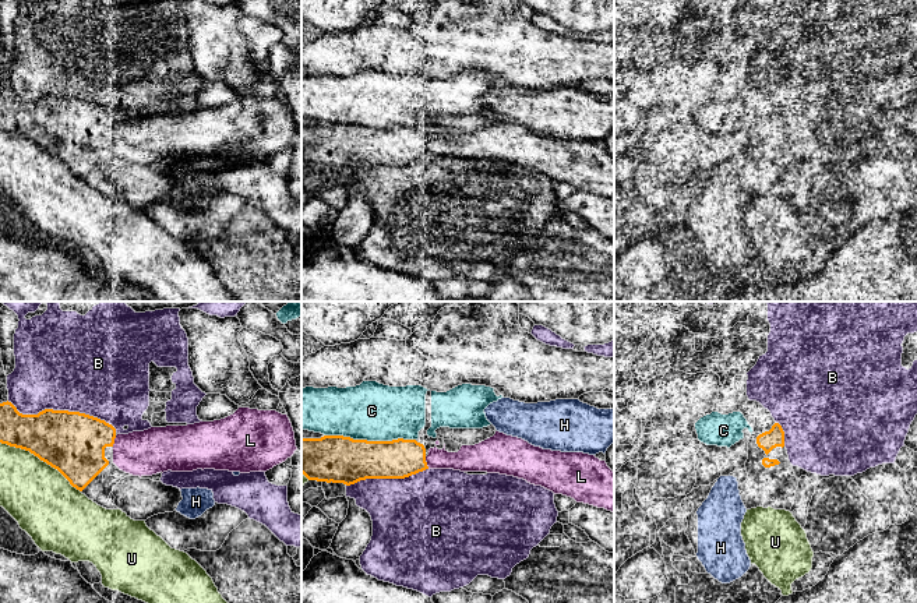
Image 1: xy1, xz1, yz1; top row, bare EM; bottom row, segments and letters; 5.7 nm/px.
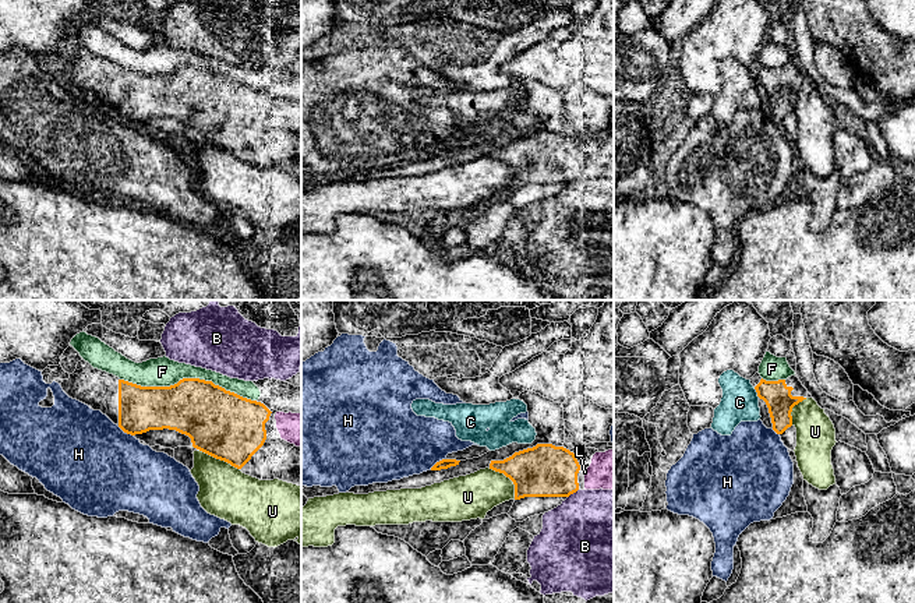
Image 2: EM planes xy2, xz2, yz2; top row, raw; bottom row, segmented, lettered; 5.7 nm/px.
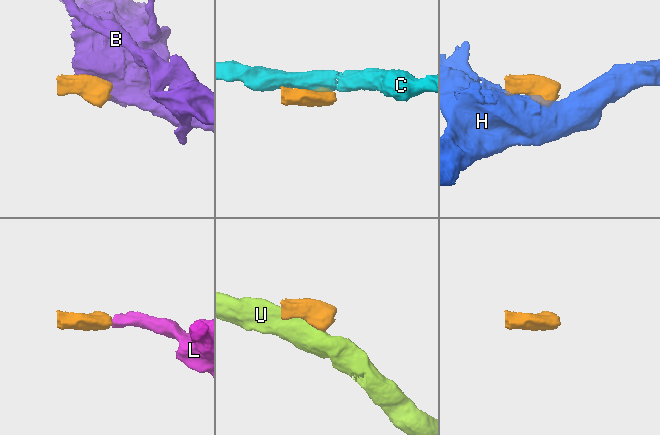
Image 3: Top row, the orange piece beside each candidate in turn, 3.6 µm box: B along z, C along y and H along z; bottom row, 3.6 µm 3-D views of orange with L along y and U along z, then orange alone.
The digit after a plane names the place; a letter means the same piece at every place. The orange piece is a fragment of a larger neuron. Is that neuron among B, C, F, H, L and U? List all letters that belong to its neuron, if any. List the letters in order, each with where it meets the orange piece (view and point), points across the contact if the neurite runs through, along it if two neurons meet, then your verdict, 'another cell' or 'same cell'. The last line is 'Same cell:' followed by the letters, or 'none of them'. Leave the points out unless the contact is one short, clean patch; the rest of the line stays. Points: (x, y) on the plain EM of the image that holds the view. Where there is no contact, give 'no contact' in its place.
B: contact xy1 (63, 98); another cell
C: contact xz1 (370, 129); another cell
F: contact xy2 (188, 66); another cell
H: contact xy2 (126, 119); border xy2 (117, 113), (133, 123); another cell
L: contact xz1 (426, 150); same cell
U: contact xy1 (41, 147); another cell
Same cell: L

